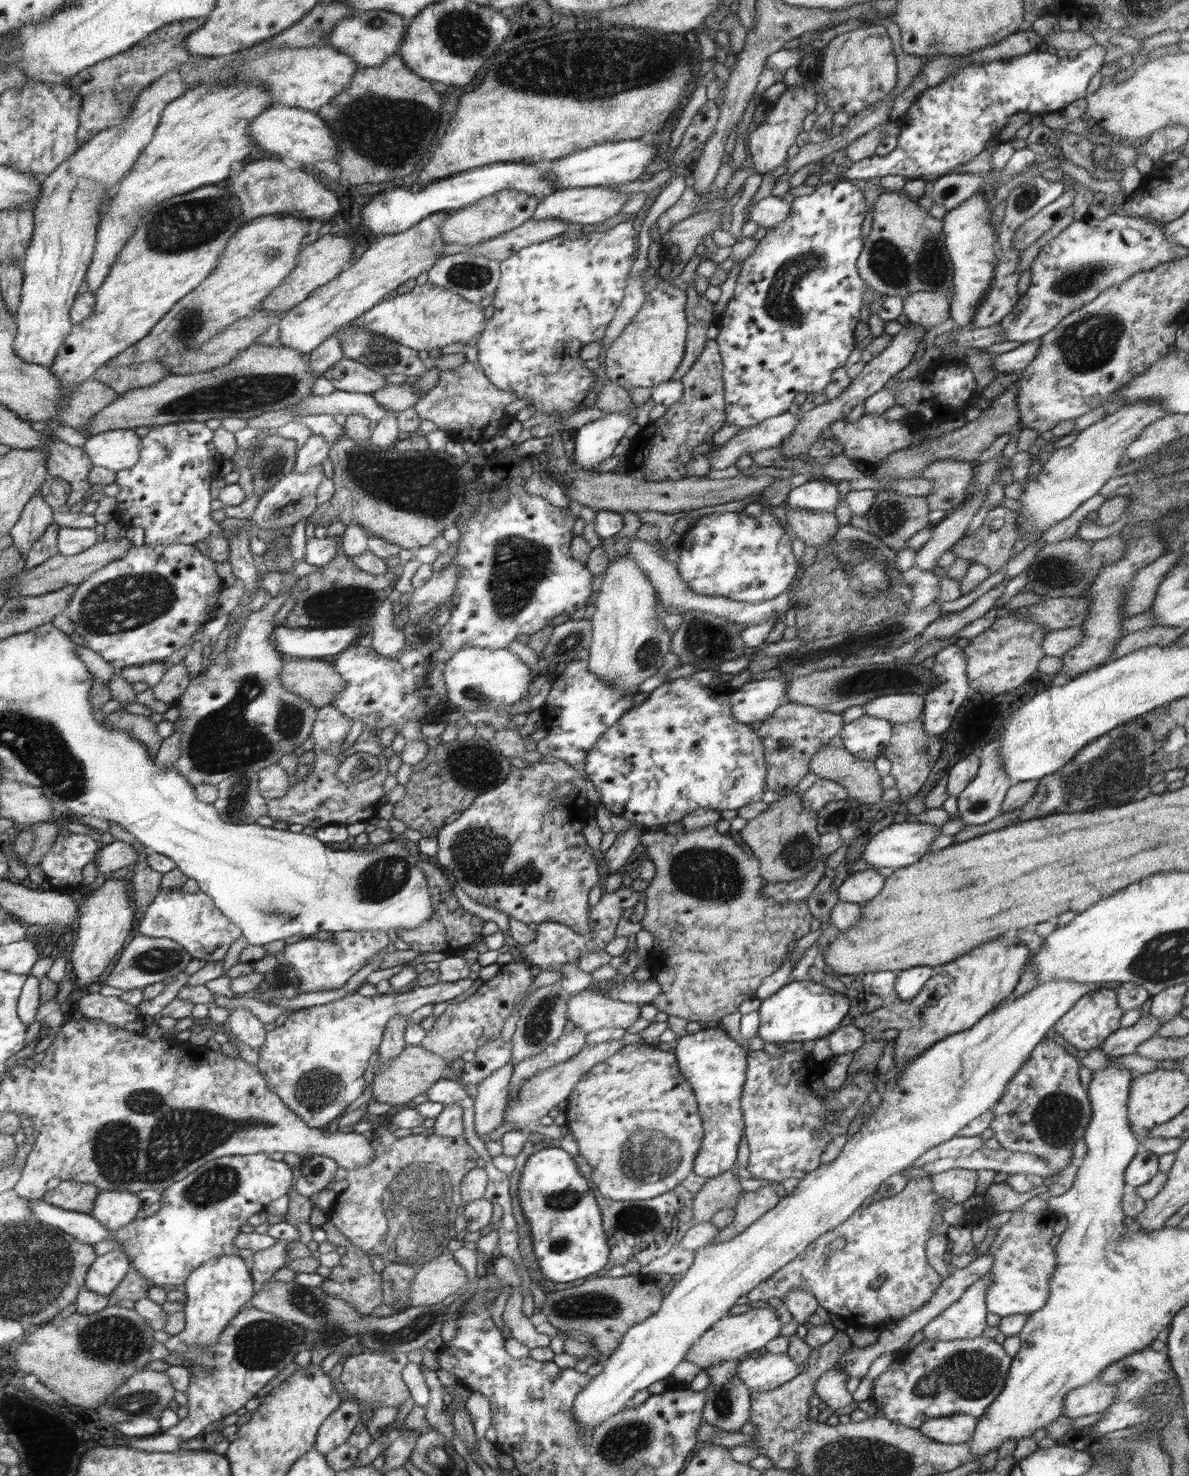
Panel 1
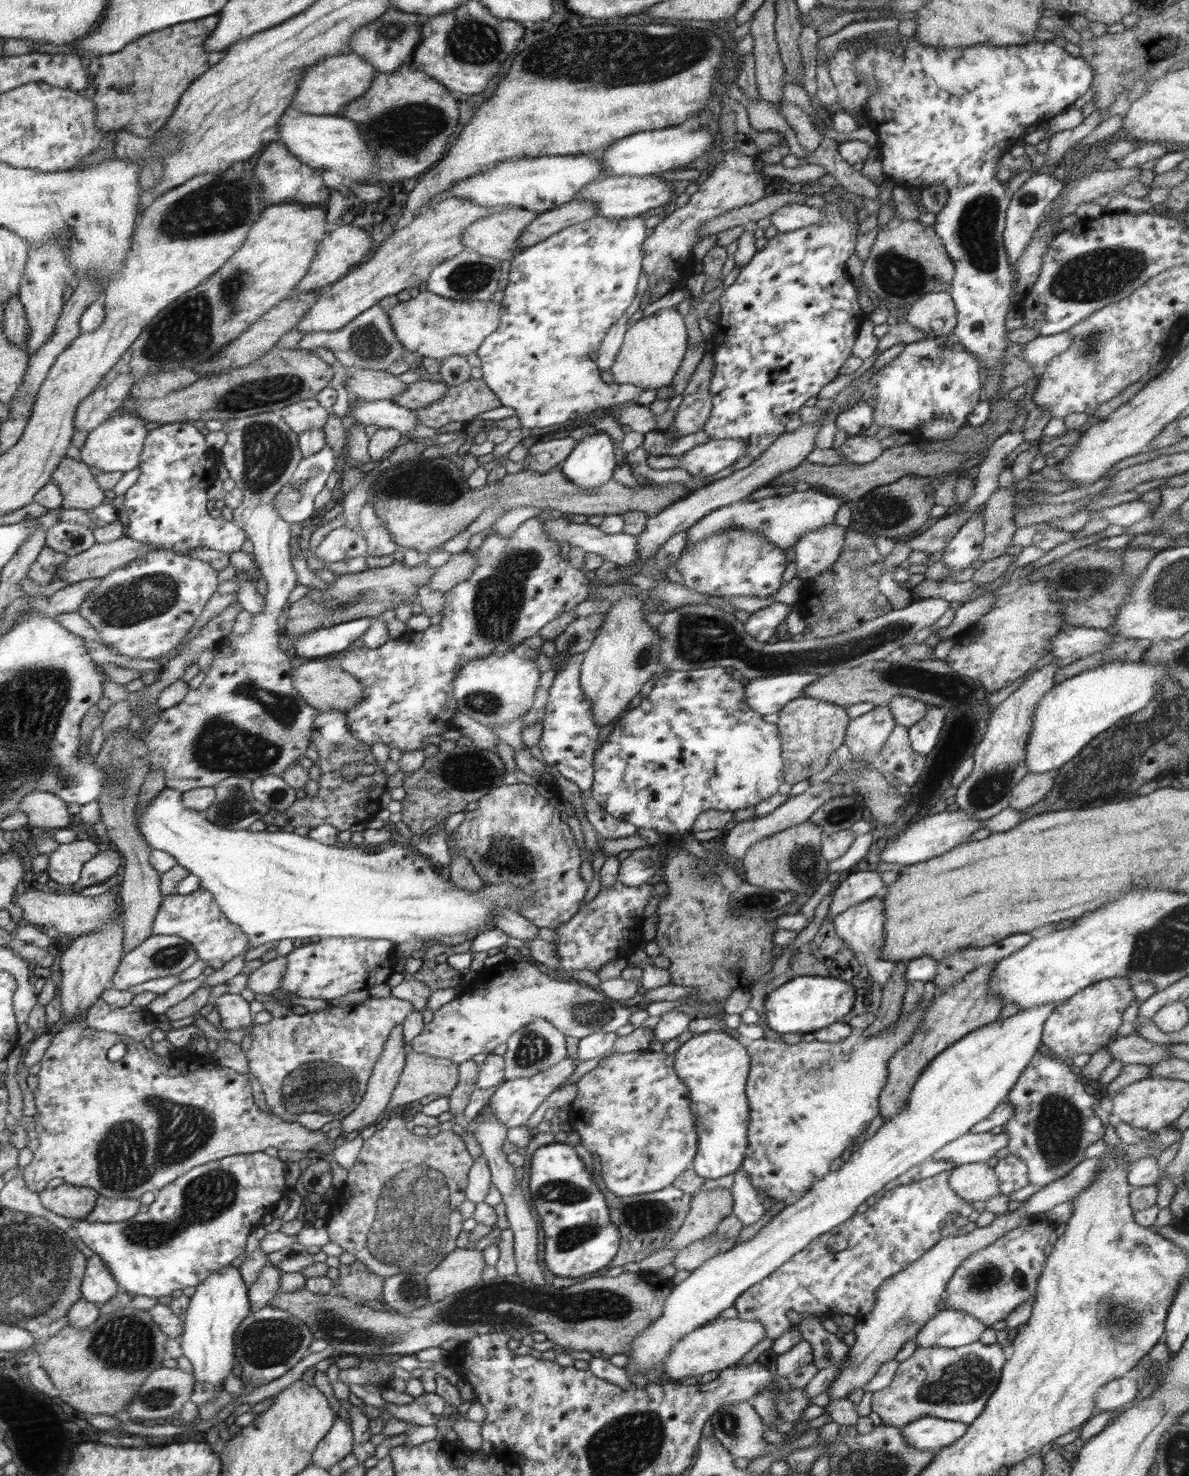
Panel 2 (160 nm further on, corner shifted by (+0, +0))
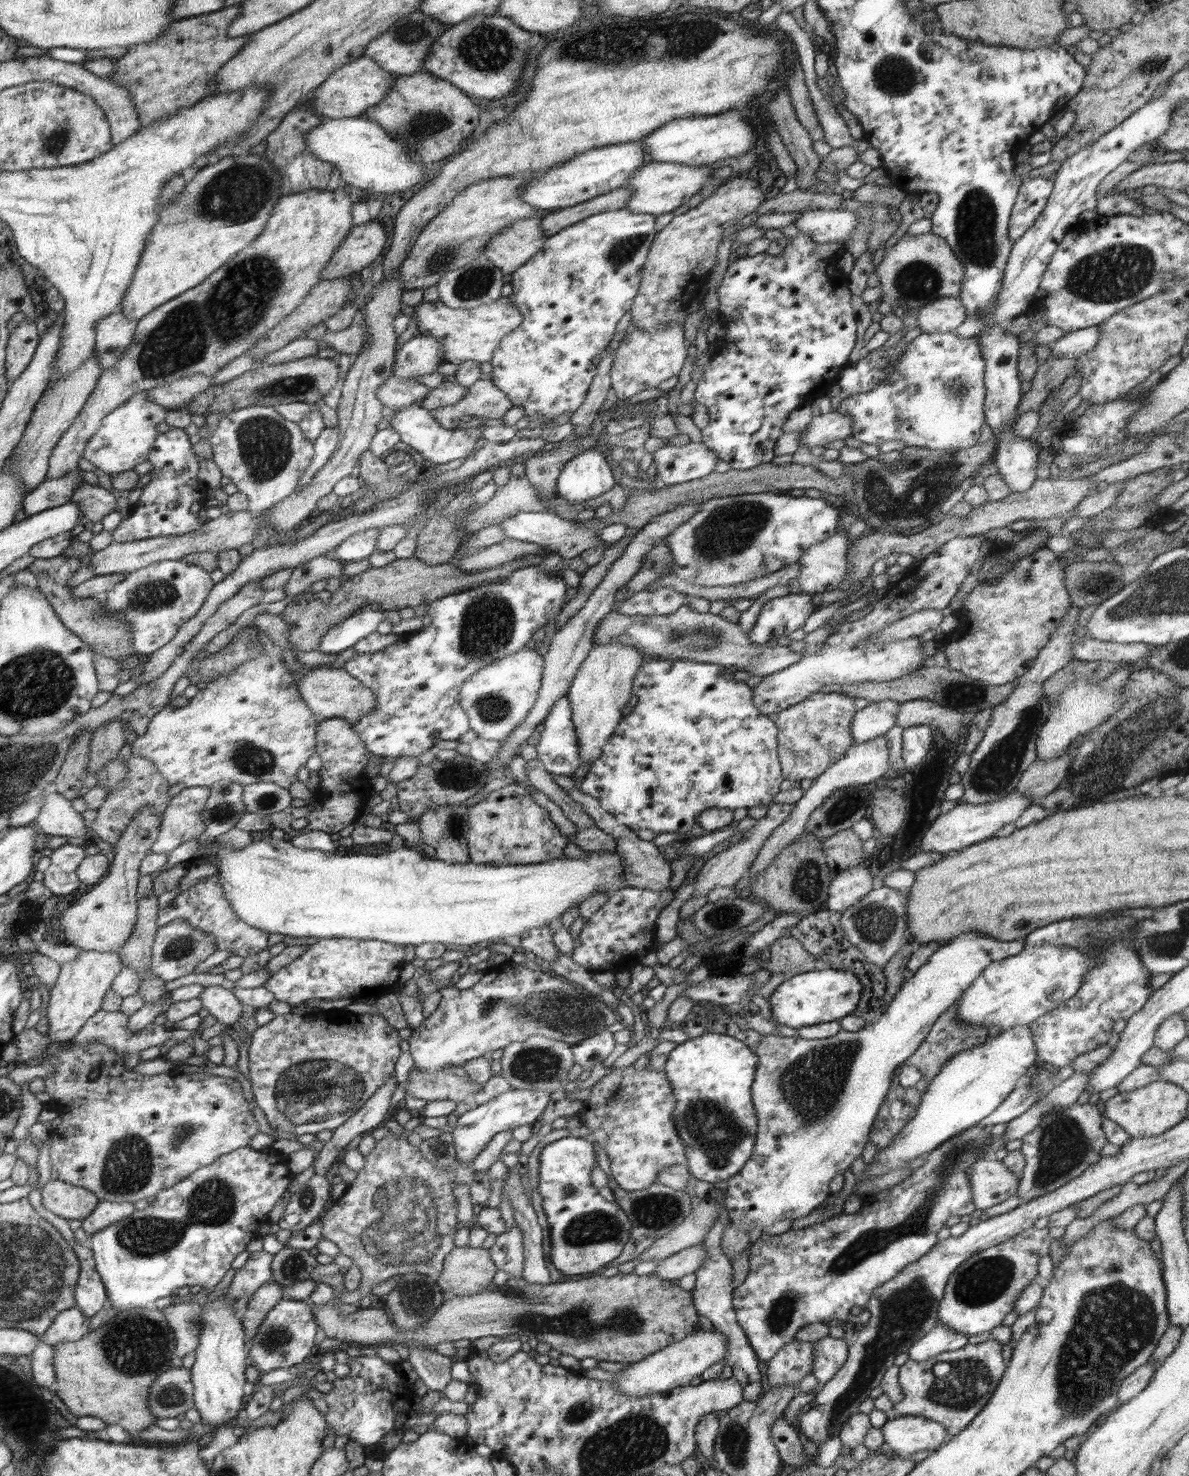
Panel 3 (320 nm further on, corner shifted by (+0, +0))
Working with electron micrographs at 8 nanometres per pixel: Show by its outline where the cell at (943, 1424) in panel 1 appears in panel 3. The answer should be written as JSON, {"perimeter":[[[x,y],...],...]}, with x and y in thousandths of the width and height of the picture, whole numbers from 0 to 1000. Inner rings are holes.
{"perimeter":[[[774,959],[754,960],[741,969],[744,980],[759,988],[770,984],[787,983],[797,976],[792,965]]]}

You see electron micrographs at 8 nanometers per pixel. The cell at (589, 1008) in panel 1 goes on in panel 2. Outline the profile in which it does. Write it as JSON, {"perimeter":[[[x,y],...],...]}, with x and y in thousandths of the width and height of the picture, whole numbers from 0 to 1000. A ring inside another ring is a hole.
{"perimeter":[[[425,650],[415,656],[397,661],[390,666],[390,671],[386,673],[377,680],[365,686],[365,690],[355,697],[355,699],[348,703],[346,709],[348,713],[354,713],[367,717],[375,717],[383,721],[389,721],[396,718],[400,714],[415,713],[417,709],[427,706],[434,699],[442,696],[448,691],[458,690],[467,695],[474,702],[492,703],[500,699],[518,699],[520,696],[526,695],[533,684],[531,681],[525,682],[505,671],[496,668],[488,668],[484,665],[466,664],[454,658],[452,654],[444,652],[433,652]]]}

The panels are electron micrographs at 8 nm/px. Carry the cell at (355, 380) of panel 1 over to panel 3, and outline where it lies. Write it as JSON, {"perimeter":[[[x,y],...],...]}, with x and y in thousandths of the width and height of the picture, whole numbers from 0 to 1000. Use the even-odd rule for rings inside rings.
{"perimeter":[[[328,255],[325,259],[318,264],[318,270],[327,278],[341,276],[347,274],[354,275],[354,272],[359,268],[361,262],[350,257]]]}

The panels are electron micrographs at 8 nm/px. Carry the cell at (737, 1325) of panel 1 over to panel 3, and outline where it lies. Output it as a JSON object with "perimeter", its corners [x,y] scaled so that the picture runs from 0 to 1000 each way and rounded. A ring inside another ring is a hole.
{"perimeter":[[[600,899],[598,901],[590,900],[585,904],[566,909],[536,923],[531,923],[528,927],[519,930],[514,936],[526,946],[543,946],[551,943],[560,943],[565,940],[580,938],[582,934],[589,932],[601,923],[609,921],[611,915],[611,907],[605,901]]]}

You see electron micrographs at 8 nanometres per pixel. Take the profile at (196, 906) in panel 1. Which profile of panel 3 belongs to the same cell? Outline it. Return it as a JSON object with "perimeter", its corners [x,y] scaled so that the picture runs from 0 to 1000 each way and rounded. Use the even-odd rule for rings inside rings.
{"perimeter":[[[182,592],[150,605],[140,615],[133,617],[133,619],[132,625],[135,628],[141,627],[146,623],[158,624],[161,629],[167,629],[178,634],[183,644],[192,644],[194,648],[206,649],[225,643],[226,633],[220,631],[220,629],[212,629],[200,621],[200,618],[194,614],[193,610],[190,608],[186,596]]]}

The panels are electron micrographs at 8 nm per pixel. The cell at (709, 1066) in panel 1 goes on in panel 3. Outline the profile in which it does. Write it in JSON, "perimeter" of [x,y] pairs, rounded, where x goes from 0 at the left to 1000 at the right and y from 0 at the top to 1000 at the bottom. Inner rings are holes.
{"perimeter":[[[604,700],[579,704],[563,713],[558,725],[567,738],[566,759],[584,798],[611,800],[631,786],[638,762],[632,742],[637,722],[632,709]]]}

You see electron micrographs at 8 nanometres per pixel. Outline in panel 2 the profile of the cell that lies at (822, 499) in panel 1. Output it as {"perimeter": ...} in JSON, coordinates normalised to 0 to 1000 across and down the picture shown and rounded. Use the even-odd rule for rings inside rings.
{"perimeter":[[[681,331],[678,333],[669,333],[663,336],[653,335],[651,337],[641,337],[636,340],[630,340],[627,338],[614,341],[612,343],[606,344],[601,347],[597,347],[596,350],[592,350],[579,358],[577,367],[578,369],[594,367],[601,361],[621,357],[638,360],[638,361],[641,361],[645,367],[661,373],[678,362],[685,361],[685,360],[690,359],[696,355],[701,355],[707,342],[706,337],[696,335],[693,332],[685,331]]]}

